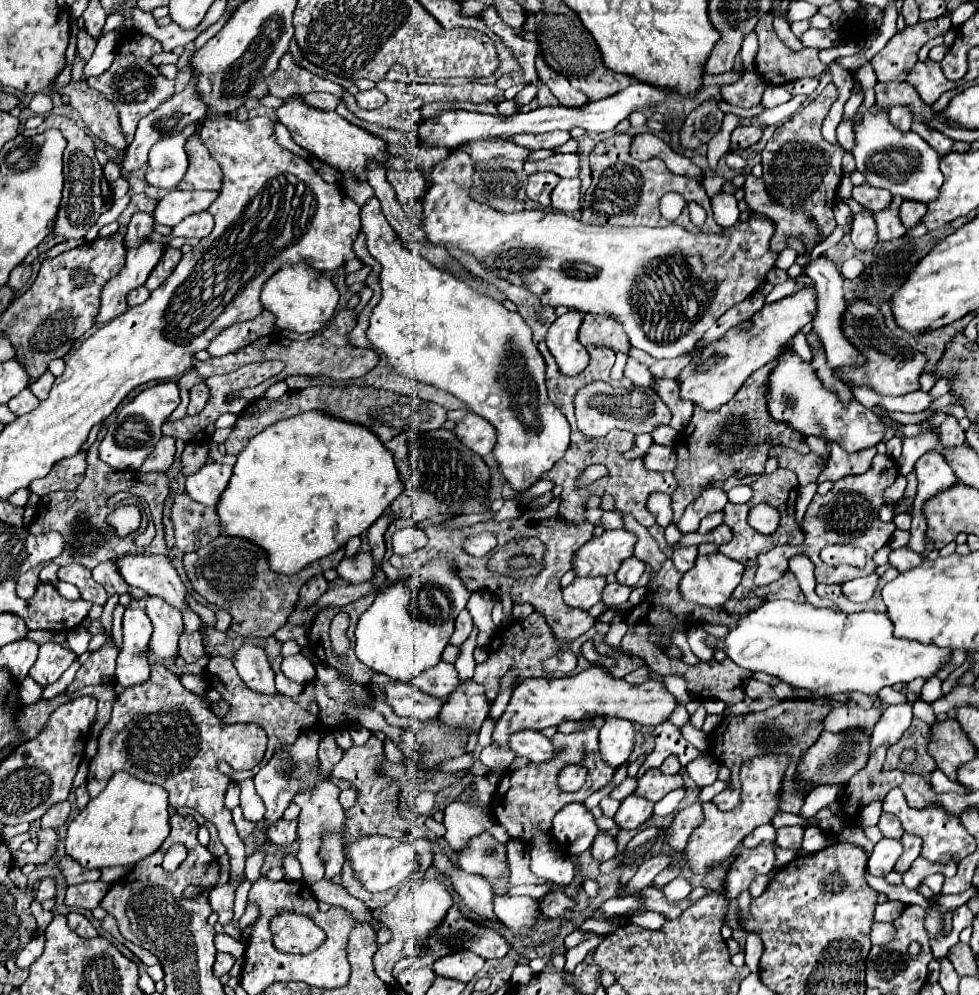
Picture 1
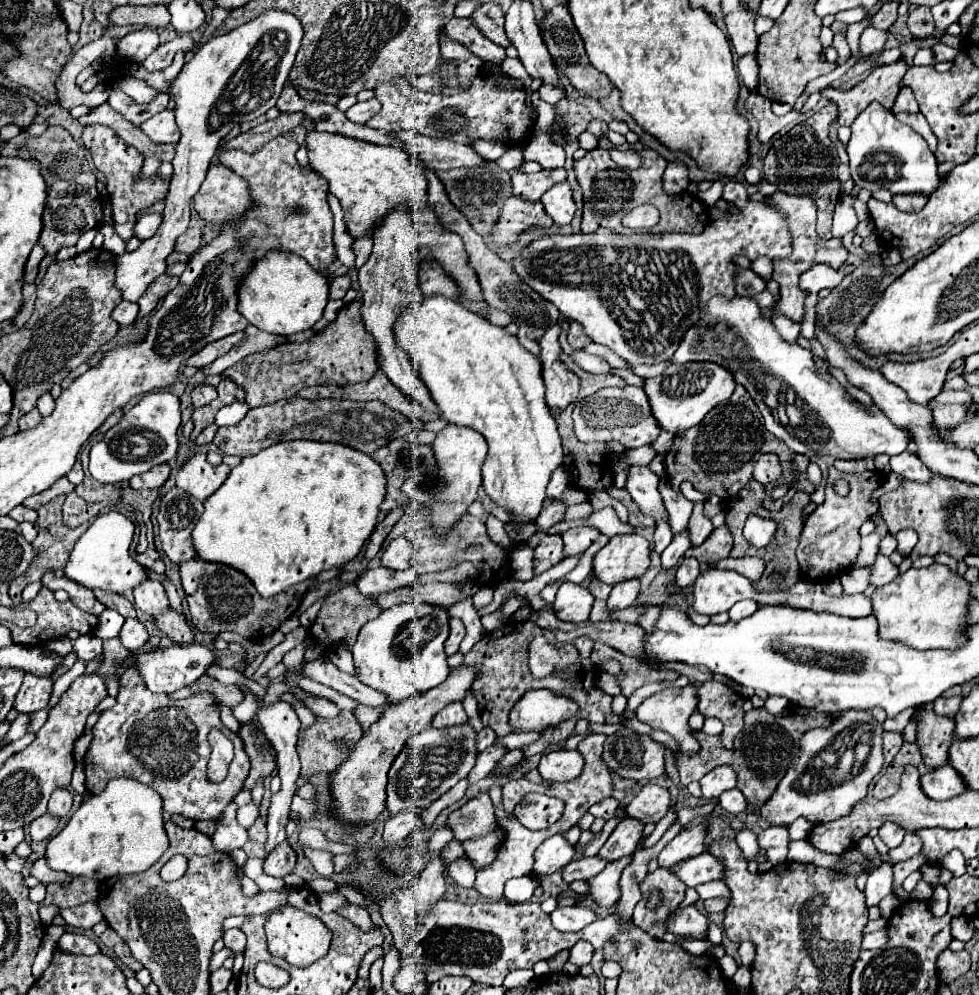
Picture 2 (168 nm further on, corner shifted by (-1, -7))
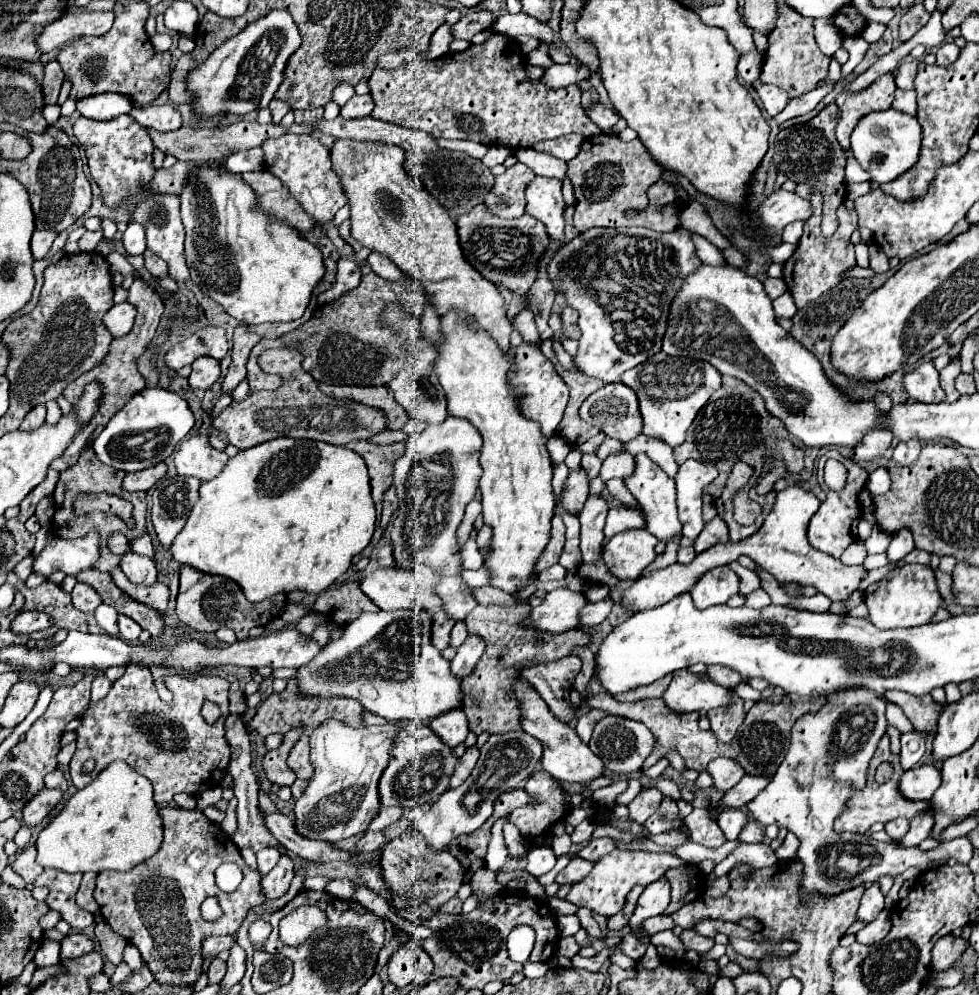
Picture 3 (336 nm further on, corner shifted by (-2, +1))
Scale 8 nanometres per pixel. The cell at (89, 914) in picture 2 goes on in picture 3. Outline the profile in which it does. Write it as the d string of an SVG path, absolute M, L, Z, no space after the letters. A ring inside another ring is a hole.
M45 868L33 886L49 888L49 896L45 904L51 910L57 910L61 918L77 930L83 930L93 924L93 914L81 910L76 904L75 896L83 875L81 873L66 873L53 868Z

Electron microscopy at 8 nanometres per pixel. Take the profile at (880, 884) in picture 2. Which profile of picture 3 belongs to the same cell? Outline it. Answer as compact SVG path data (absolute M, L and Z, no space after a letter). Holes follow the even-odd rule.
M873 882L863 894L861 906L859 906L855 918L863 924L869 924L869 922L873 922L873 918L877 918L877 914L883 910L883 906L885 906L885 896L881 894L879 884Z

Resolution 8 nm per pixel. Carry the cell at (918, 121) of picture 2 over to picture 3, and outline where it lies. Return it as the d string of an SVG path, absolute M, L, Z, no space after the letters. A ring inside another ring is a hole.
M895 90L895 100L893 100L893 108L907 112L911 116L915 116L917 112L917 102L915 102L915 92L913 90Z

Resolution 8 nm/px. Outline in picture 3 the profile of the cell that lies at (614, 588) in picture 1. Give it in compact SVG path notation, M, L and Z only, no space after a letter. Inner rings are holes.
M589 496L587 502L585 502L585 508L579 514L581 554L583 554L585 562L591 562L591 560L599 558L601 540L605 540L603 526L605 526L607 512L609 512L609 506L607 506L603 496Z

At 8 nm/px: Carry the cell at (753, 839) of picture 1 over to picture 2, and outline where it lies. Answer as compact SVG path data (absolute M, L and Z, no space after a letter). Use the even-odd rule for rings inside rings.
M740 830L736 834L736 844L740 846L744 858L748 860L748 872L756 874L758 872L758 862L756 862L756 854L760 852L758 846L758 836L752 830Z

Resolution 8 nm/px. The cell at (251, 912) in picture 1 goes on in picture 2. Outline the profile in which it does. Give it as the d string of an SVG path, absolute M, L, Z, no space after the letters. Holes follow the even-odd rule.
M223 948L219 952L215 953L212 957L211 963L210 963L210 972L213 972L214 970L217 970L223 965L223 962L227 958L234 958L235 954L231 950L227 948Z

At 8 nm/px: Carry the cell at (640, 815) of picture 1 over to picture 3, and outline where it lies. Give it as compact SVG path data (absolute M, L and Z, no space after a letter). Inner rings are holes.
M597 838L587 842L581 850L579 850L579 858L585 858L589 862L597 862L599 858L603 858L605 854L609 854L615 848L611 838Z

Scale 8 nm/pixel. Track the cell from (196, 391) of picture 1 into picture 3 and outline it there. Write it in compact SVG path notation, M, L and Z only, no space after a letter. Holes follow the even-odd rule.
M201 356L191 364L193 372L189 376L189 384L191 388L201 388L201 390L209 390L221 376L221 368L219 368L219 360L209 358L209 356Z

